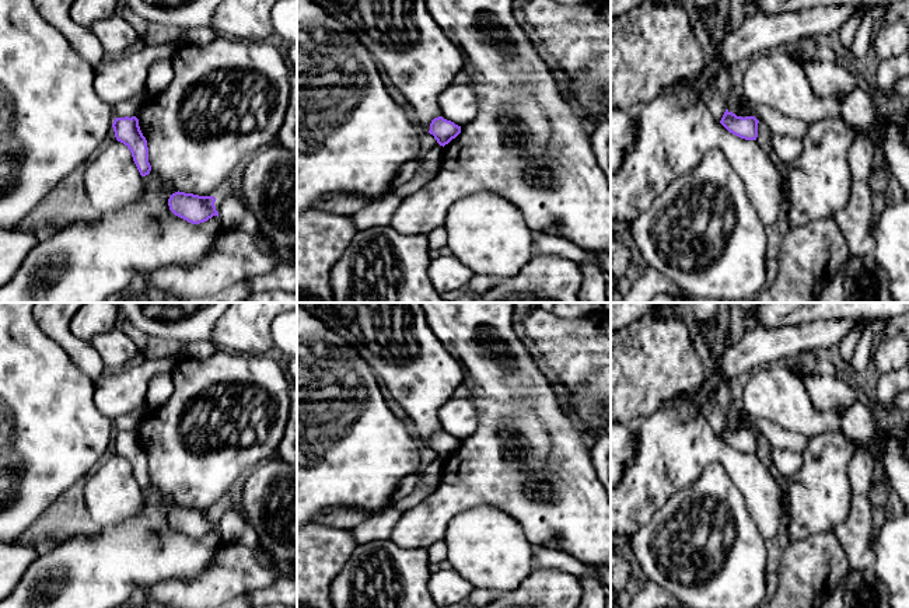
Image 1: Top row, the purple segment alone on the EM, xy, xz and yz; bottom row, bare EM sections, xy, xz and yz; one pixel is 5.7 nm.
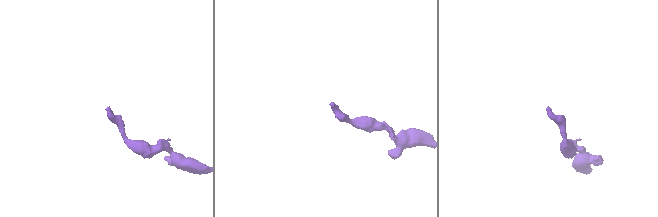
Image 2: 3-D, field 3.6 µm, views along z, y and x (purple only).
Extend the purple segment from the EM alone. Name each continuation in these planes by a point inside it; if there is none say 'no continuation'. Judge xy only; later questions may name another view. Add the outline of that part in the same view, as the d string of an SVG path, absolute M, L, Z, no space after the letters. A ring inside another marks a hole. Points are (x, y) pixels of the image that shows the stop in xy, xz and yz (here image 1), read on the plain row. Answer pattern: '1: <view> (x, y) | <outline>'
1: xy (109, 451) | M113 441L109 443L105 454L101 458L101 464L105 462L106 460L109 460L112 455L118 455L116 451L115 451Z

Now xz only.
1: xz (427, 456) | M377 377L377 382L378 387L385 398L385 402L388 405L388 408L392 410L392 413L405 423L405 426L408 427L409 433L412 434L412 437L415 438L417 447L419 447L419 452L420 452L420 469L423 471L424 468L427 468L433 461L436 461L438 457L434 452L433 448L430 448L416 433L415 424L412 422L412 419L408 416L408 413L405 412L405 409L392 398L389 389L387 388L385 382L382 381L382 378Z

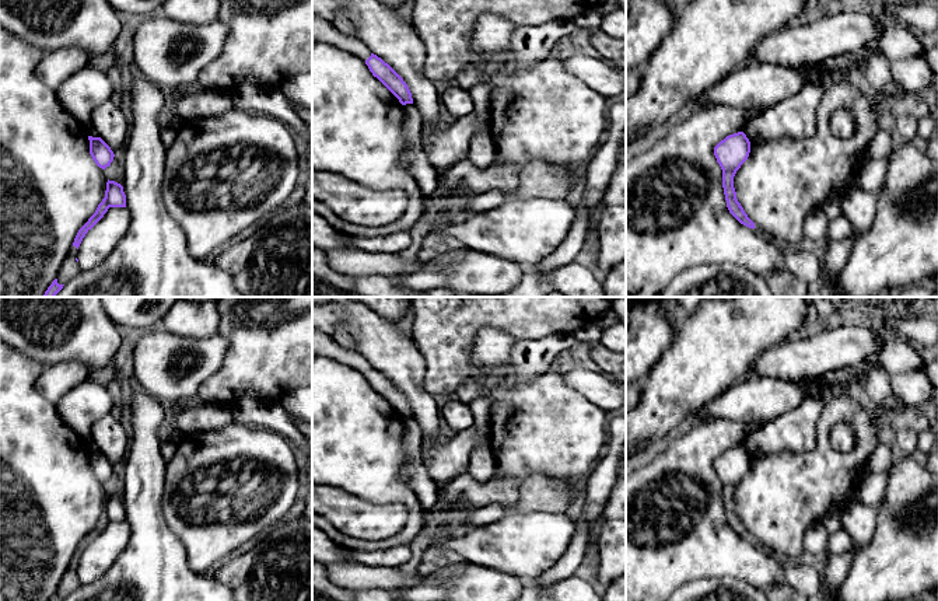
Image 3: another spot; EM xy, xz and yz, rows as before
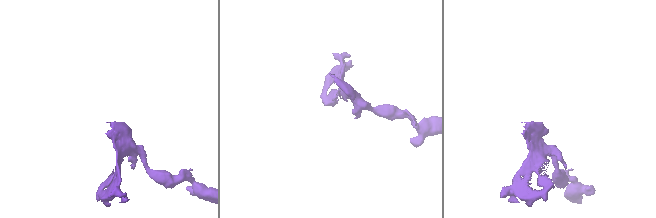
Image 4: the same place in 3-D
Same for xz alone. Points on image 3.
1: xz (322, 343) | M312 326L312 353L344 363L364 375L371 370L371 363L354 350L344 349L330 335Z

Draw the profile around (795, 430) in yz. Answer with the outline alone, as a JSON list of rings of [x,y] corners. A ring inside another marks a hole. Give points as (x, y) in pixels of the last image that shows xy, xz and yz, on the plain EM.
[[[806,396],[797,408],[755,429],[743,447],[753,455],[790,451],[805,454],[816,447],[818,419],[829,396]]]

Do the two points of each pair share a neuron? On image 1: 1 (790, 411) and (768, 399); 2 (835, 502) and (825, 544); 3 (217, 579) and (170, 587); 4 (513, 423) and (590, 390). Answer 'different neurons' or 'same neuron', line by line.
1: same neuron
2: different neurons
3: same neuron
4: different neurons

